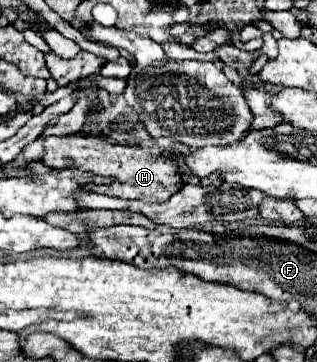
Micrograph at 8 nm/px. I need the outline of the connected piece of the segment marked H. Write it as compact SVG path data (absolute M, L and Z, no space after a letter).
M83 133L67 135L67 137L39 137L43 141L43 157L41 163L51 169L63 169L73 167L81 169L93 175L109 177L113 179L109 185L85 185L87 191L107 193L113 197L125 197L125 199L141 199L149 203L167 201L173 191L179 191L181 175L175 171L173 163L167 163L167 159L159 159L159 147L141 149L141 147L127 147L127 145L113 145L107 139L101 139L97 135L85 137Z

